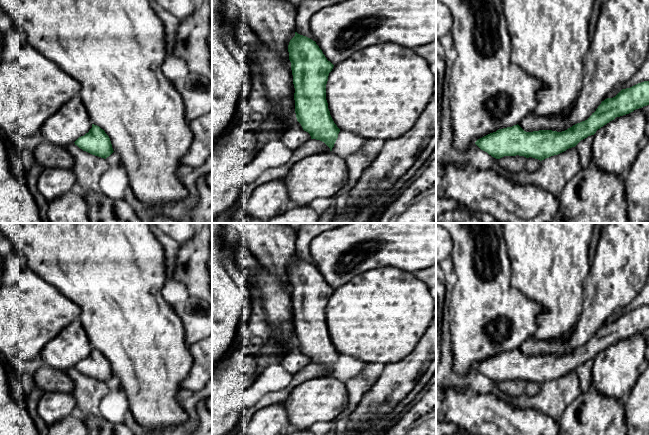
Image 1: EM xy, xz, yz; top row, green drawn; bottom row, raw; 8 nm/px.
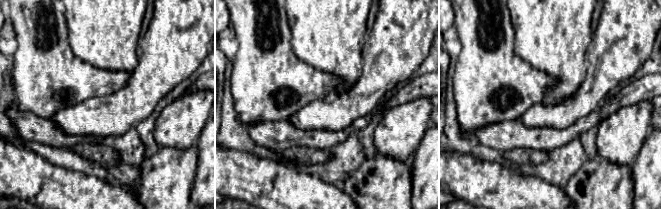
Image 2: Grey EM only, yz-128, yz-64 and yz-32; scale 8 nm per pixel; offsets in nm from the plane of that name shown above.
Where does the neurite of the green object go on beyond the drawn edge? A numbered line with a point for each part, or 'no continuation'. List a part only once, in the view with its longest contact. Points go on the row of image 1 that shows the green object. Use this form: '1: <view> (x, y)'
1: yz (619, 47)

